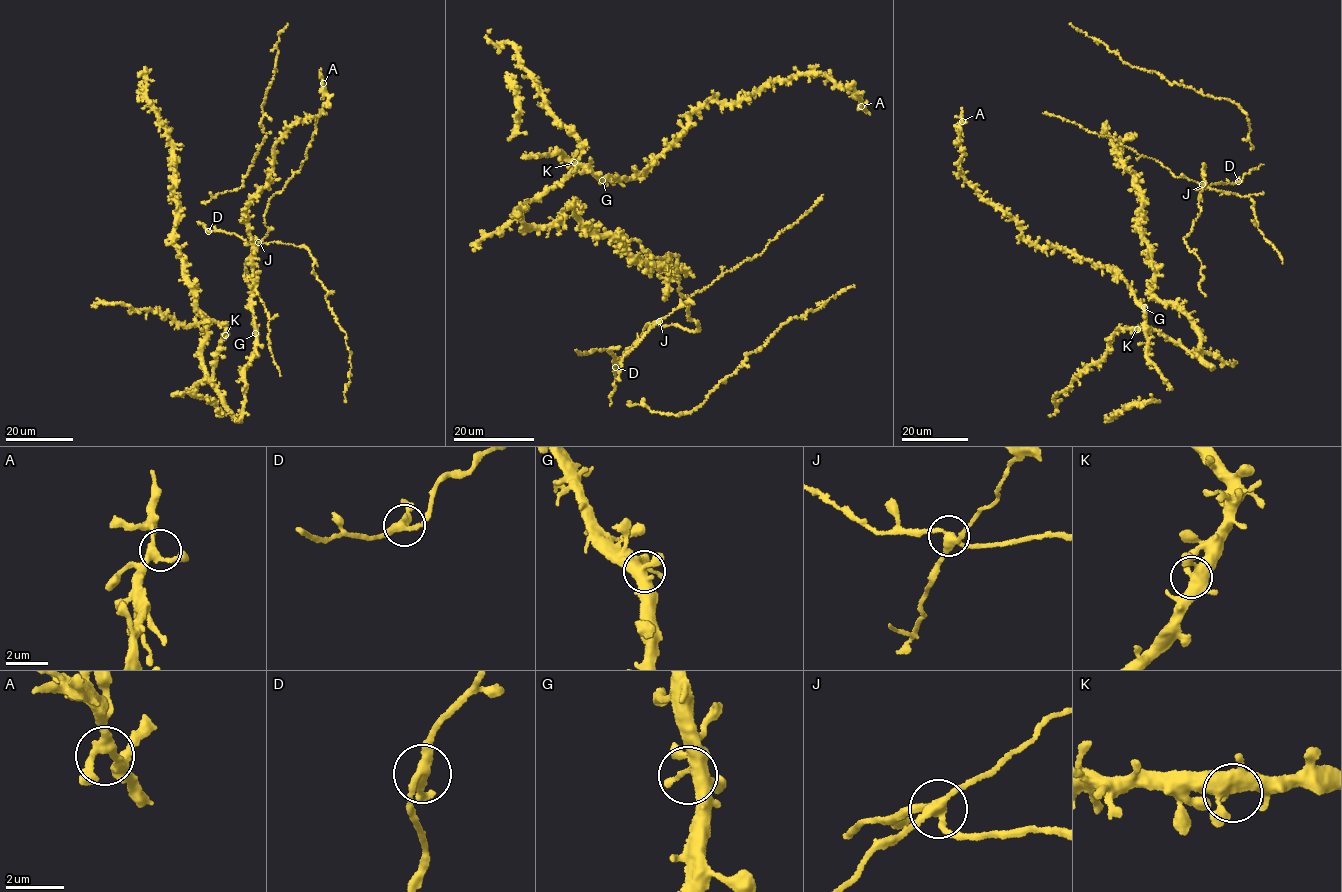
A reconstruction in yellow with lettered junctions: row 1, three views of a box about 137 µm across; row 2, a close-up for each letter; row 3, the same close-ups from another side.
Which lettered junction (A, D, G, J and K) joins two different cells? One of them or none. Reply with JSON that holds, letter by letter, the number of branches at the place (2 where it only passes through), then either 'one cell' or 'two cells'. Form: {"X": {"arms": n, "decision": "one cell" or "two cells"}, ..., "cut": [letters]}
{"A": {"arms": 3, "decision": "one cell"}, "D": {"arms": 3, "decision": "one cell"}, "G": {"arms": 4, "decision": "one cell"}, "J": {"arms": 4, "decision": "two cells"}, "K": {"arms": 4, "decision": "one cell"}, "cut": ["J"]}

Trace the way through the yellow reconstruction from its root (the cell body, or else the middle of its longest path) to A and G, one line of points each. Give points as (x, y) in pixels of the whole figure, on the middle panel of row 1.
A: (684, 130), (700, 105), (734, 102), (773, 81), (804, 73), (821, 72), (854, 90), (861, 106)
G: (684, 130), (674, 145), (655, 159), (649, 169), (629, 178), (611, 175), (602, 180)

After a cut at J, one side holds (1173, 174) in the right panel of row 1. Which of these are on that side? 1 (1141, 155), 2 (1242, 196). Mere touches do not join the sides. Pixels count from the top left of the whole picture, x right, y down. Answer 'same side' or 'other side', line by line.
1: same side
2: same side

